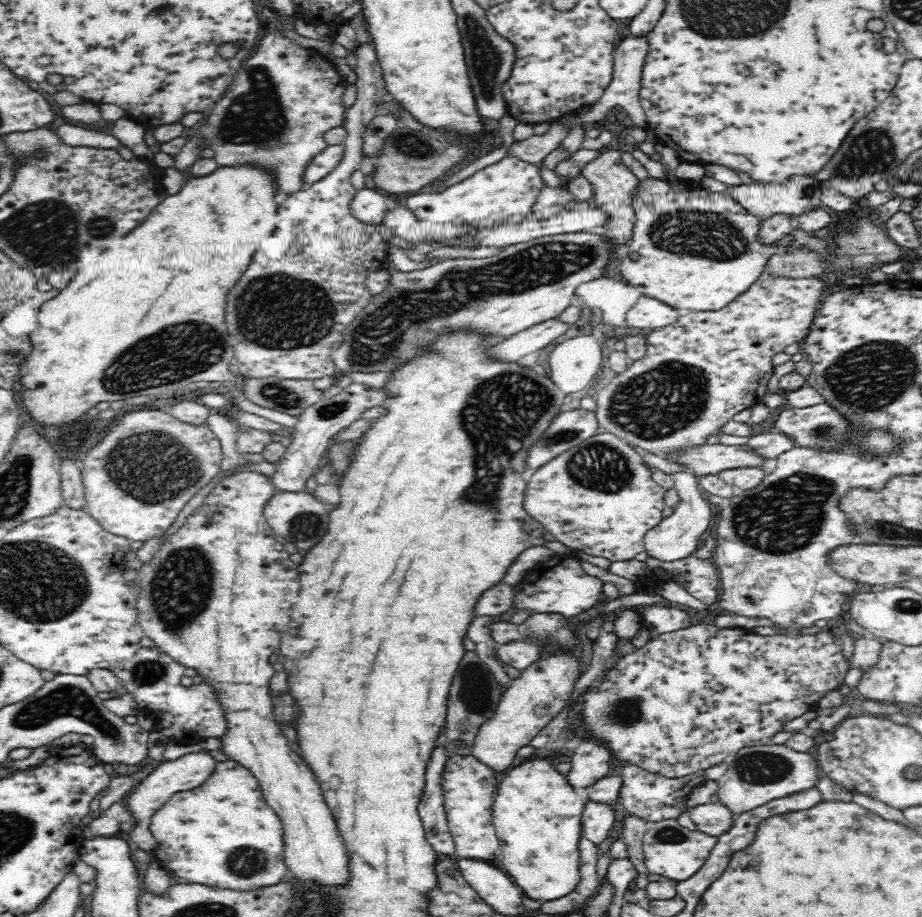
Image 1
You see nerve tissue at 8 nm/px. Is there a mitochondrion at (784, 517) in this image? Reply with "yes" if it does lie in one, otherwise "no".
yes

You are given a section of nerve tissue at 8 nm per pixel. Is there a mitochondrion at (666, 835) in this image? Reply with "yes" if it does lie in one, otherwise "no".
yes

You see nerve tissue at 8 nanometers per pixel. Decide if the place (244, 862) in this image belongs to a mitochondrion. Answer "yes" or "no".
yes

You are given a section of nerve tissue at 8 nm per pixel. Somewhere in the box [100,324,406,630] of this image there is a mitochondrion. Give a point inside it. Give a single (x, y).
(145, 466)

